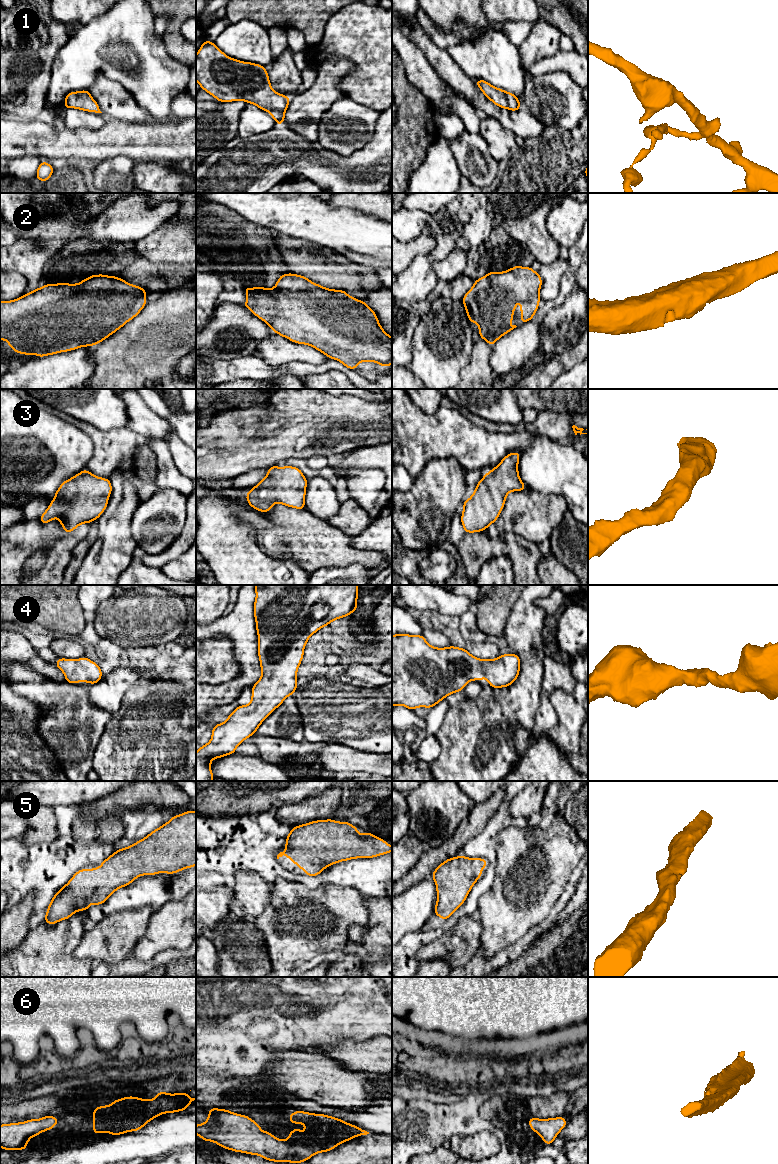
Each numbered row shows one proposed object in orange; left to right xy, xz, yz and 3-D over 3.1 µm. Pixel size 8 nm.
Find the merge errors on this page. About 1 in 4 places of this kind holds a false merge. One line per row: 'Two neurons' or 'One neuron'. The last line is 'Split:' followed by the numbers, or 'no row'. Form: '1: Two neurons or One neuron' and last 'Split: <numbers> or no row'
1: One neuron
2: One neuron
3: One neuron
4: One neuron
5: One neuron
6: One neuron
Split: no row

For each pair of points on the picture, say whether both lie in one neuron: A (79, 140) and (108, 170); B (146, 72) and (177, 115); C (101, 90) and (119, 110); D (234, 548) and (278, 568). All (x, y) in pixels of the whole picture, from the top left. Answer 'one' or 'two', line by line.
A: two
B: two
C: one
D: one

